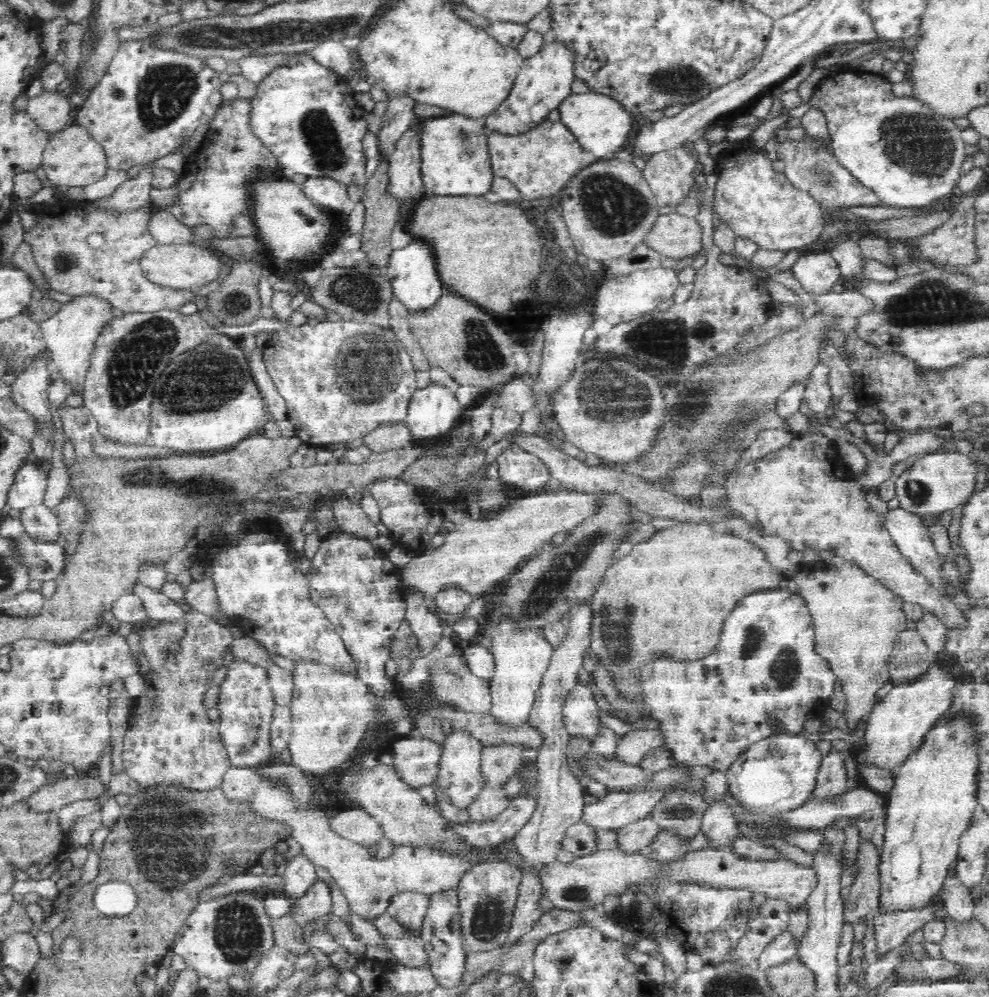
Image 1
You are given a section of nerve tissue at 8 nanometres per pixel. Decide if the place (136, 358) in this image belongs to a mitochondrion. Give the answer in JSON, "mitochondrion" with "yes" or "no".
{"mitochondrion":"yes"}

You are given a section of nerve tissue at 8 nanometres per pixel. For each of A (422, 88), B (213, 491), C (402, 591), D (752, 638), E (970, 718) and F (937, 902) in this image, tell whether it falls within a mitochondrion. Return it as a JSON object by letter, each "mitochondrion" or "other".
{"A":"other","B":"mitochondrion","C":"other","D":"mitochondrion","E":"other","F":"other"}

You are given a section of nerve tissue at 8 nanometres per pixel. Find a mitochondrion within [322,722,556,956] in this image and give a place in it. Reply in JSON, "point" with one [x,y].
{"point":[489,919]}

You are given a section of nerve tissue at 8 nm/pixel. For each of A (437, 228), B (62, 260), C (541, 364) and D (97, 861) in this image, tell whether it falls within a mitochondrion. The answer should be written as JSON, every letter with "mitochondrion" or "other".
{"A":"other","B":"mitochondrion","C":"other","D":"other"}

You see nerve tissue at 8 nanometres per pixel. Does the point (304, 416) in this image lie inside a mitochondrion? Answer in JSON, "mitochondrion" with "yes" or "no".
{"mitochondrion":"no"}

